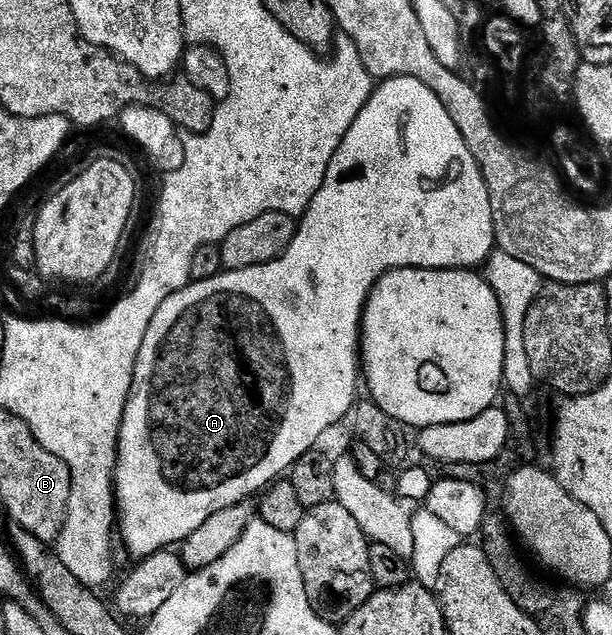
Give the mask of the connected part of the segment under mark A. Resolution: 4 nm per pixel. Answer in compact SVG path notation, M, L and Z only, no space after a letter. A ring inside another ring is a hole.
M395 76L377 83L366 106L362 106L358 118L354 118L354 126L346 130L346 138L342 138L342 146L338 146L338 154L334 154L330 170L326 170L326 178L318 194L314 194L314 202L310 202L303 216L299 217L294 238L282 255L277 260L250 266L246 270L225 270L214 278L192 280L182 290L170 294L162 306L158 306L158 314L154 314L150 330L146 330L146 338L142 338L142 350L138 350L132 389L120 427L115 481L118 536L123 547L125 544L129 554L135 558L145 558L183 545L184 540L190 538L190 534L194 534L202 522L206 522L206 518L218 514L218 510L226 510L226 506L240 504L263 493L269 485L281 479L298 458L319 445L316 443L327 434L328 428L334 427L343 416L345 419L351 413L358 400L356 383L362 380L362 368L358 363L360 326L368 296L377 280L396 268L472 270L483 265L496 247L492 203L482 170L474 154L470 154L470 146L462 142L462 134L458 134L454 118L450 118L450 114L446 114L446 106L438 102L438 94L434 94L430 86L422 86L418 78Z

